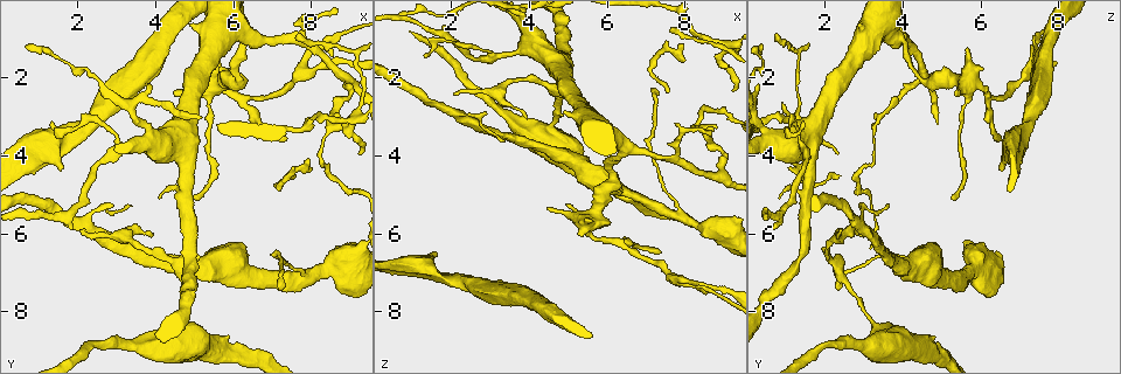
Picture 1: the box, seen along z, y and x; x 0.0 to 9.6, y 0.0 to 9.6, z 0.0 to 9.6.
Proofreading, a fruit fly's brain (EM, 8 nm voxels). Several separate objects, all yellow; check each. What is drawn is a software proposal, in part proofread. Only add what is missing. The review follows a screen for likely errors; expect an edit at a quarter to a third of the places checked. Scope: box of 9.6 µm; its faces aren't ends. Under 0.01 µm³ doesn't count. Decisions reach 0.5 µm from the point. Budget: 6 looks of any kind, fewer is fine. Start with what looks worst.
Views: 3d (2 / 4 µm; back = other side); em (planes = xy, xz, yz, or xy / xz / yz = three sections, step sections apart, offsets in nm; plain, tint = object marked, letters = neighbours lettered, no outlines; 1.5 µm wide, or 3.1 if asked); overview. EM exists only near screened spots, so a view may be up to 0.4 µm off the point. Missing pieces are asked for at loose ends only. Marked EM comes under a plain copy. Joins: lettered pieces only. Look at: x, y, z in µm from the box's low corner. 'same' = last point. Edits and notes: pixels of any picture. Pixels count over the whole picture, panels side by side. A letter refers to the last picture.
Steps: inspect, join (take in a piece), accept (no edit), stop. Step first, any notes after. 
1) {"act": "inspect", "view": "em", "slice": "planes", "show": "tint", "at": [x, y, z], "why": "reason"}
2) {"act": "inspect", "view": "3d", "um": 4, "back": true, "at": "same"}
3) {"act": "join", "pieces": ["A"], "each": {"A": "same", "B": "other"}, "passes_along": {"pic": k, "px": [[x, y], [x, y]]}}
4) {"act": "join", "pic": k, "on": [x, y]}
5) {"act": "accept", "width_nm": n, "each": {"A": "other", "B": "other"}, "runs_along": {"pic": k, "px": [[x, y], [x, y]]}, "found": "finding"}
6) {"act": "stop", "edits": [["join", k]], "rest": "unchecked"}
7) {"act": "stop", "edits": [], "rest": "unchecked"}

{"act": "inspect", "view": "3d", "um": 4, "at": [7.15, 7.40, 2.30], "why": "thin end"}

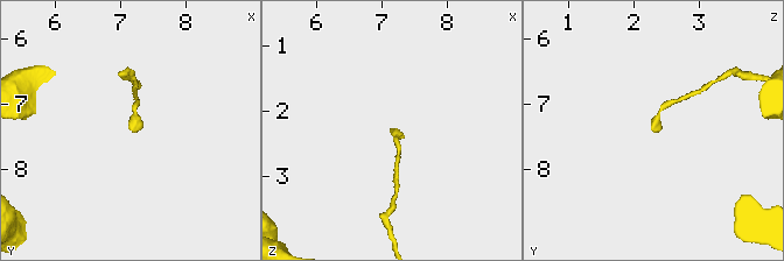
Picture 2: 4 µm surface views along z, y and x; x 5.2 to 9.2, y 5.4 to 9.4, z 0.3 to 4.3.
{"act": "inspect", "view": "em", "slice": "xz", "step": 8, "show": "letters", "at": [7.20, 7.40, 2.25], "why": "shape alone is not enough"}

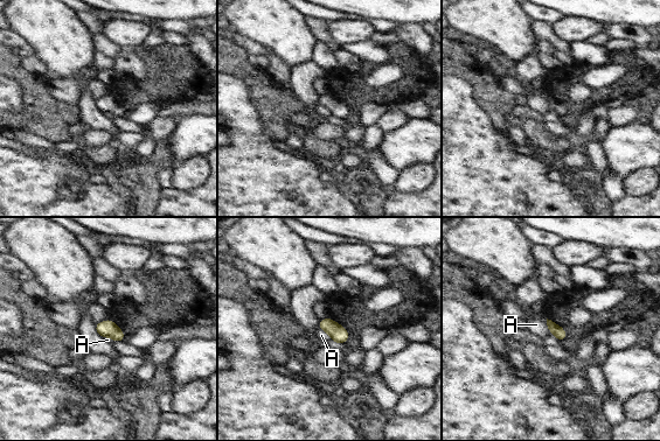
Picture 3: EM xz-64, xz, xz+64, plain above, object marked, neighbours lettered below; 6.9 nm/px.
{"act": "inspect", "view": "em", "slice": "planes", "show": "letters", "at": "same"}

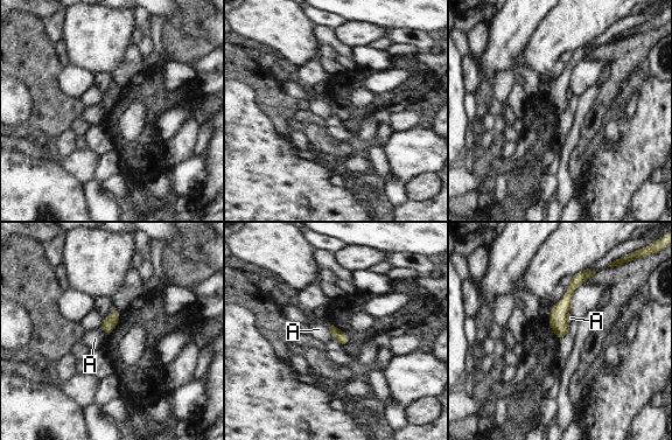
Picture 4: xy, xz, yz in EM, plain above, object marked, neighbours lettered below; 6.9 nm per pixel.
{"act": "accept", "width_nm": 80, "each": {"A": "other"}, "found": "none of them fits"}

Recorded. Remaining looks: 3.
{"act": "inspect", "view": "em", "slice": "yz", "step": 8, "show": "tint", "at": [1.55, 4.40, 6.55], "why": "an open end"}

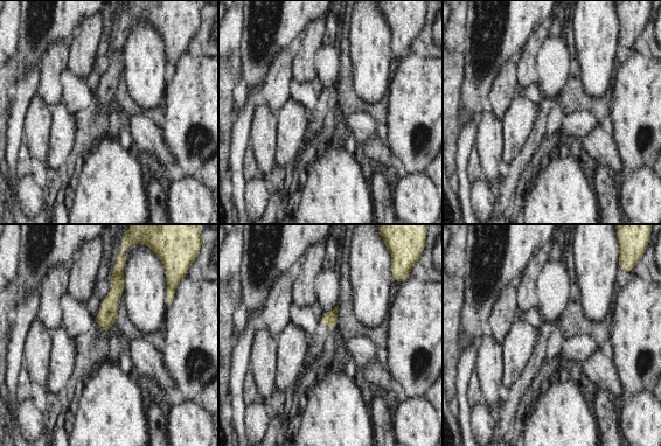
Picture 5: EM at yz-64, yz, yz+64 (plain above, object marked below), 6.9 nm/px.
{"act": "inspect", "view": "em", "slice": "yz", "step": 8, "show": "letters", "at": "same"}

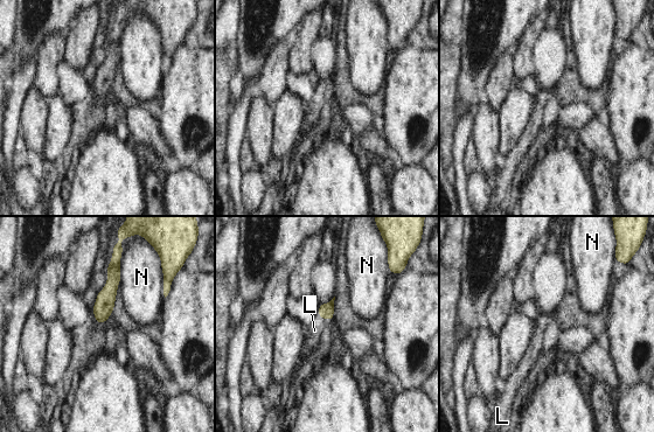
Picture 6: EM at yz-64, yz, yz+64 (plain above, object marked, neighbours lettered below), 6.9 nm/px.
{"act": "join", "pic": 6, "on": [314, 331], "each": {"L": "same", "N": "other"}, "passes_along": {"pic": 6, "px": [[326, 311], [325, 319], [314, 331]]}, "found": "the cell continues"}

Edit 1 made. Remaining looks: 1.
{"act": "stop", "edits": [["join", 6]], "rest": "unchecked"}

